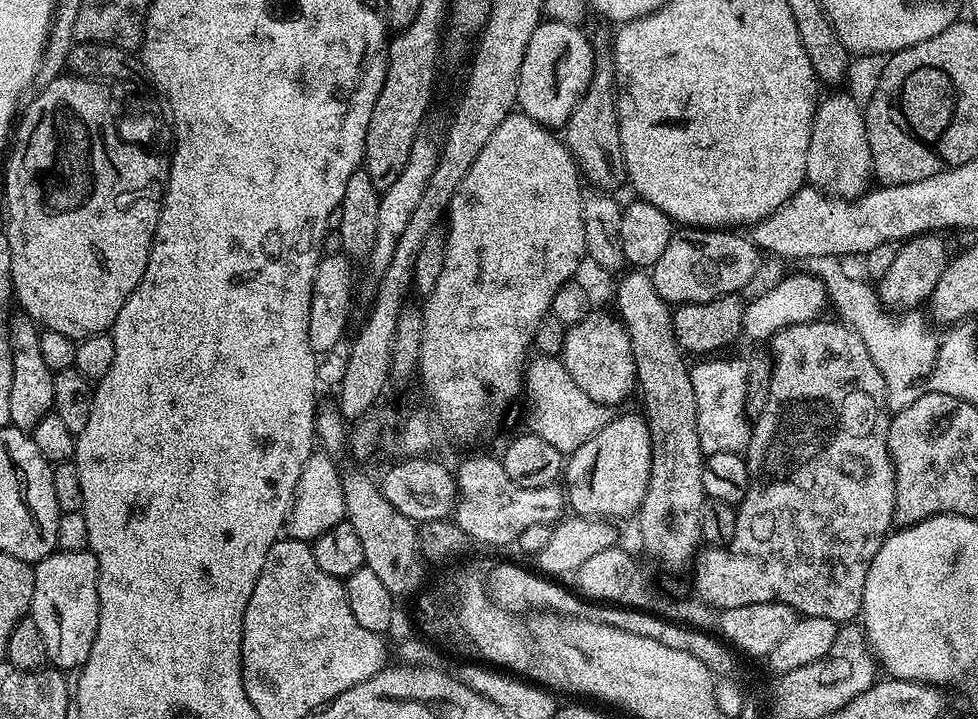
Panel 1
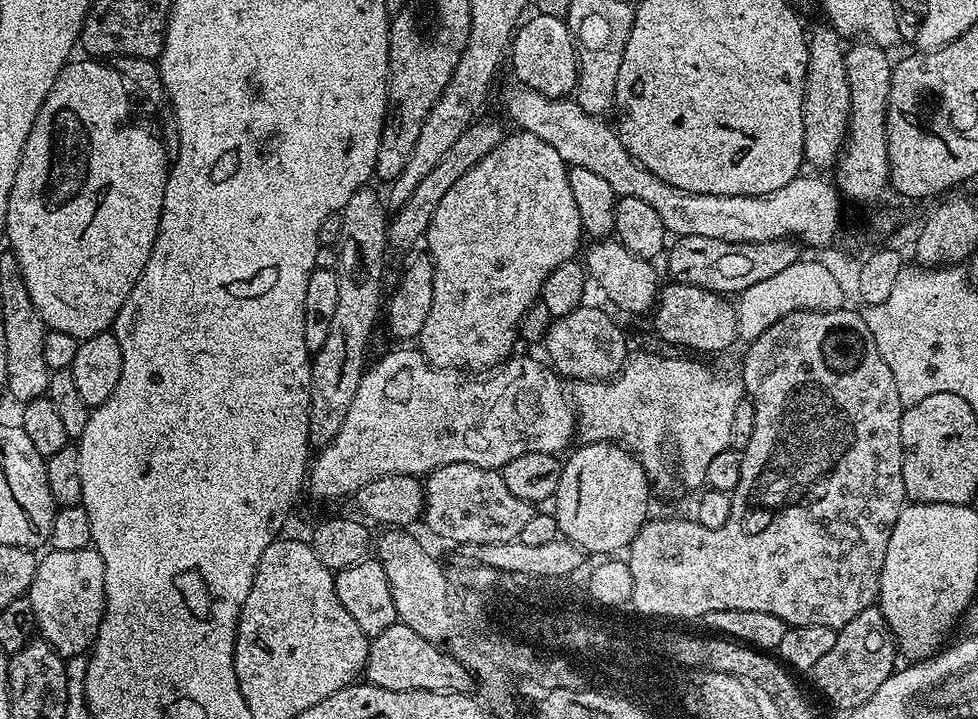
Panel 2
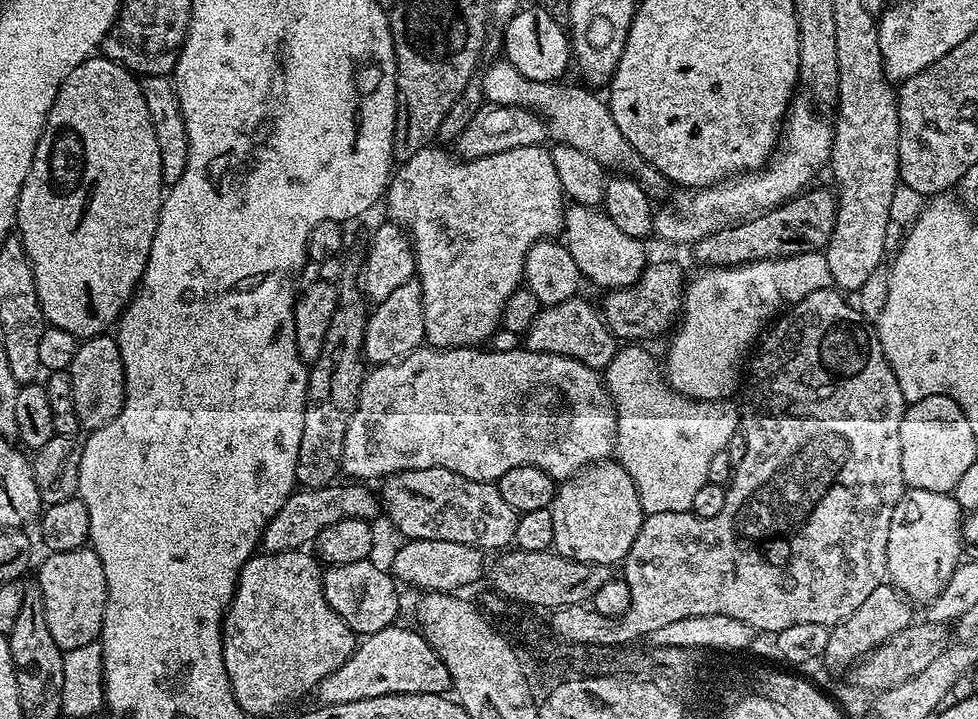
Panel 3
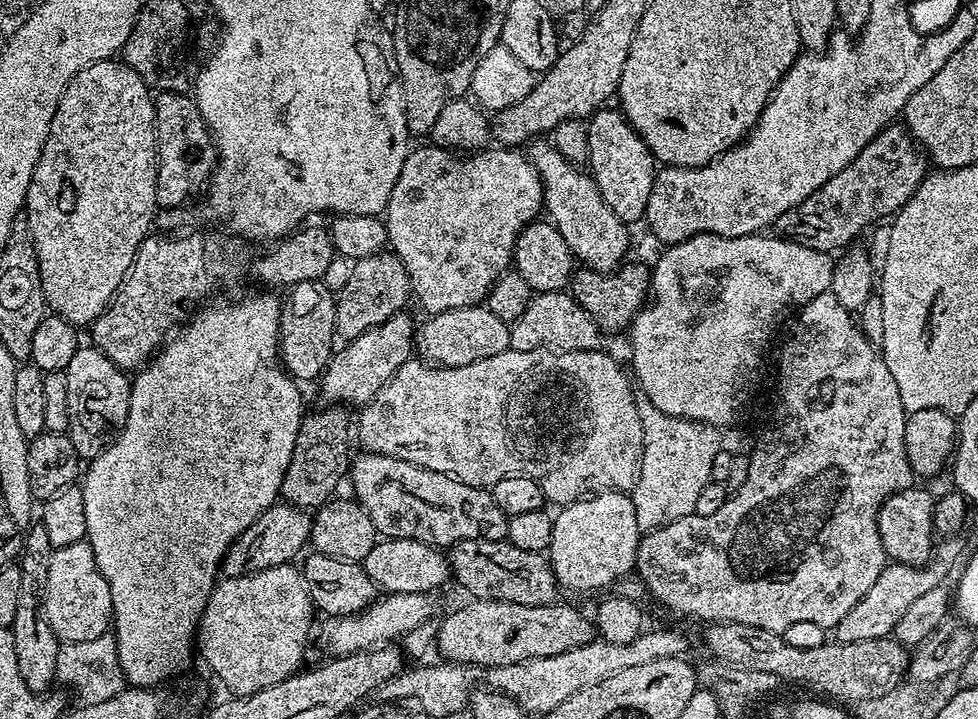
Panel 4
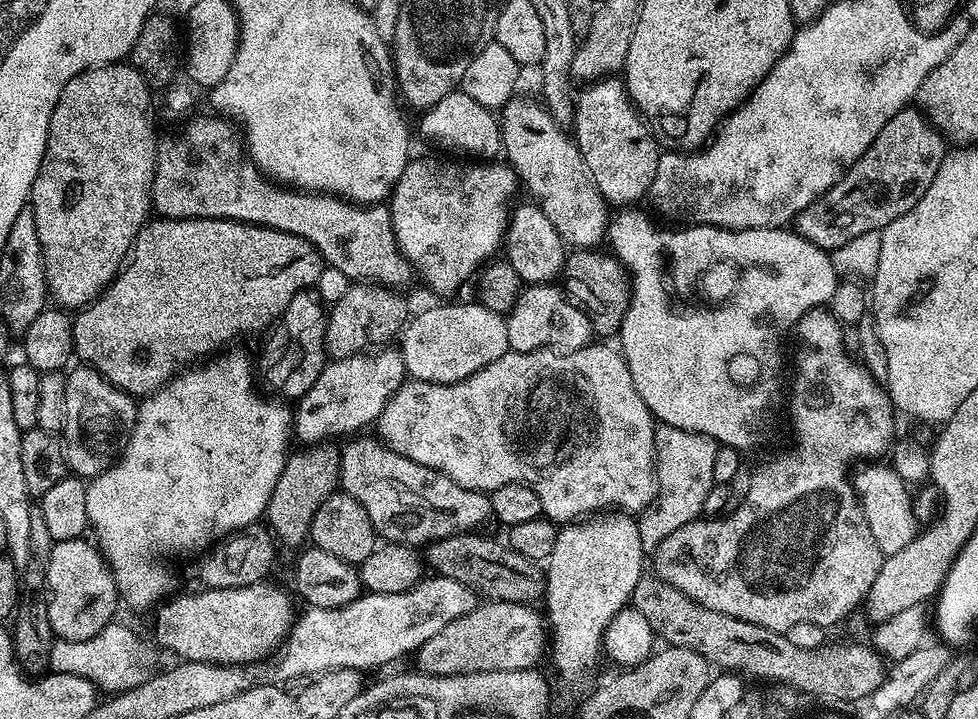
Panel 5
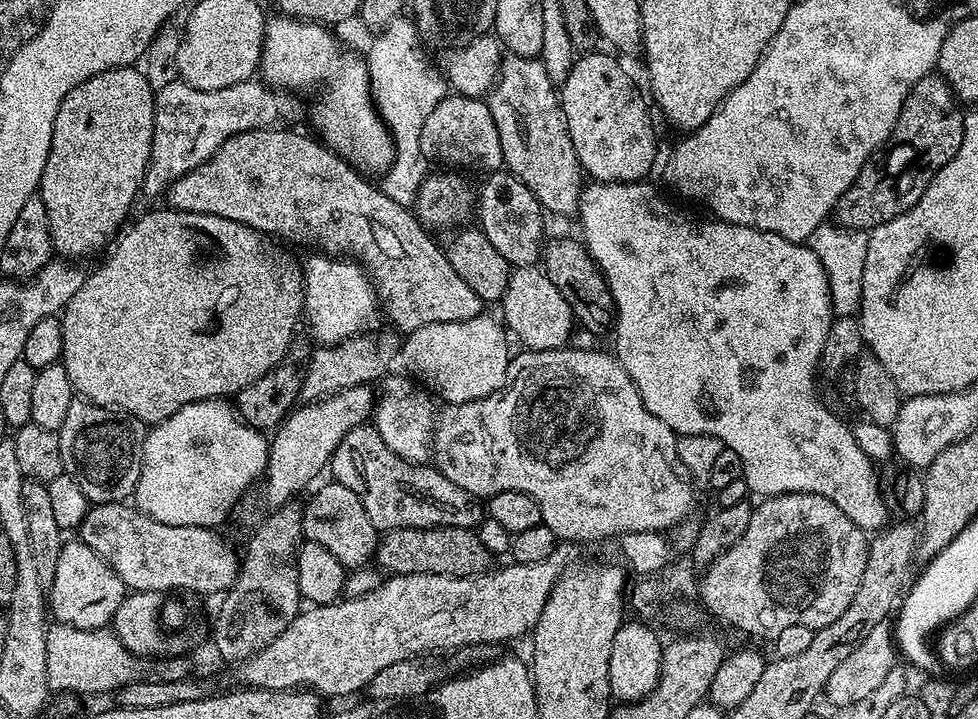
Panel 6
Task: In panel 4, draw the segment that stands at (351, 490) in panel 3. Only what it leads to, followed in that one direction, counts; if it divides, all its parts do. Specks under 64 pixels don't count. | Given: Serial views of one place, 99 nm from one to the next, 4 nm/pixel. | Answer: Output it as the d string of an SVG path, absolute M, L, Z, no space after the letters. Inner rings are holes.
M277 502L267 508L256 521L230 546L224 556L222 572L225 577L251 576L274 566L291 564L301 555L300 547L309 543L312 534L312 516L295 504Z

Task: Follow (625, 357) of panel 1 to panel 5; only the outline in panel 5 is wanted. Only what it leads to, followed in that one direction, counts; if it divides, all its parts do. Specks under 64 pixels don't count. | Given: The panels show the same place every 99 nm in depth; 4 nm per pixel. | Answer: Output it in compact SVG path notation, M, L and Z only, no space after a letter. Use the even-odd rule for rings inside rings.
M552 282L527 285L507 312L506 319L509 349L514 352L533 352L539 348L573 352L588 345L594 336L588 316Z

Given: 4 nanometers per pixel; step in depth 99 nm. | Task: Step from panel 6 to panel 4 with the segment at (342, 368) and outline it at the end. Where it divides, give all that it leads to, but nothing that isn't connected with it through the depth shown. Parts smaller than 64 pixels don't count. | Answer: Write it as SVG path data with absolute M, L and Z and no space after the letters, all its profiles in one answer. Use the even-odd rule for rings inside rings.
M391 250L375 252L355 261L350 270L350 278L346 278L346 286L342 286L336 296L336 334L341 341L347 342L358 338L358 334L366 334L374 326L386 322L386 318L396 316L405 311L413 299L412 283L406 274L406 266Z

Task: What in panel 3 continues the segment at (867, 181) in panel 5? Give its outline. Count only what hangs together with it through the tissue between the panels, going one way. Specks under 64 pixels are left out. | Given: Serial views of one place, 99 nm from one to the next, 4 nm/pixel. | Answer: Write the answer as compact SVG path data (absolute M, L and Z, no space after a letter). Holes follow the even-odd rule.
M809 187L799 196L793 196L776 208L761 211L743 222L721 226L714 234L691 245L690 252L697 260L697 265L726 268L755 260L777 260L780 256L819 252L827 248L836 221L836 197L831 191L816 187Z

